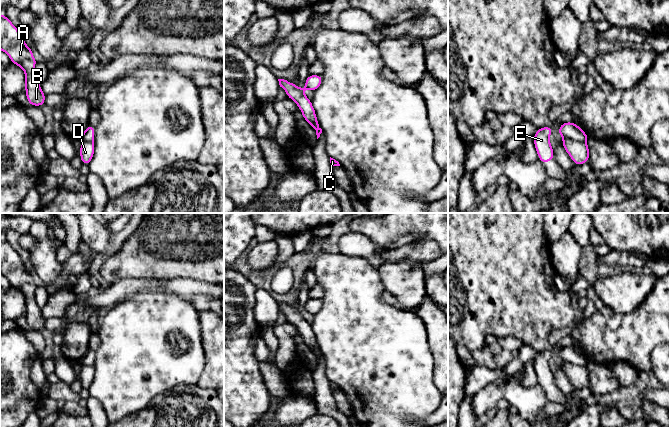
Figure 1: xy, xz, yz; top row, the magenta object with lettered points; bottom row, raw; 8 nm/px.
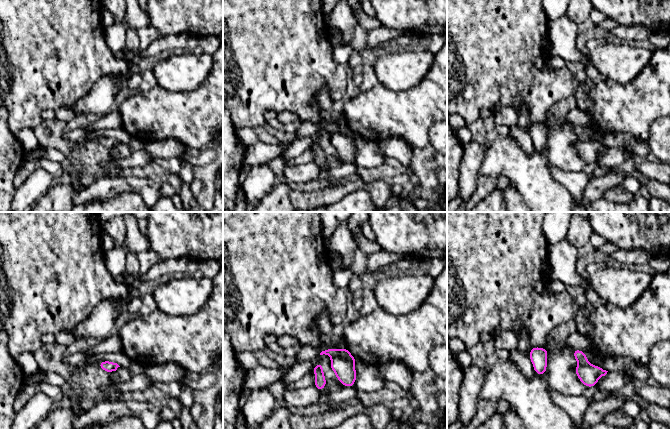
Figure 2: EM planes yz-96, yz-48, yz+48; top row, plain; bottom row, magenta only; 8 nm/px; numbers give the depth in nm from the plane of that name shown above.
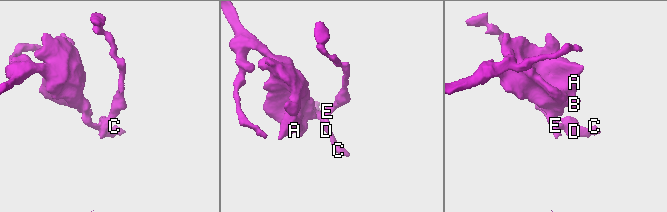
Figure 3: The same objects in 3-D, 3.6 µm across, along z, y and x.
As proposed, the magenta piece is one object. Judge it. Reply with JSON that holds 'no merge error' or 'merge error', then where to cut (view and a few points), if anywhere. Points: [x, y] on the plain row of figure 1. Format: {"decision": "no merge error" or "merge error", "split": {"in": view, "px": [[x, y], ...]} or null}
{"decision": "merge error", "split": {"in": "yz", "px": [[564, 360], [585, 367]]}}

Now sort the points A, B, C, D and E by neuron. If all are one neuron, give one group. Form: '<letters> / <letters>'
A B C D / E

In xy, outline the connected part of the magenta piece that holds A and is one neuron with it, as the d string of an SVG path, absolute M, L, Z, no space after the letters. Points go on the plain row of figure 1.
M3 237L0 238L0 274L9 280L13 288L24 294L28 328L39 331L45 328L46 319L35 301L37 284L31 272L26 269L20 255Z

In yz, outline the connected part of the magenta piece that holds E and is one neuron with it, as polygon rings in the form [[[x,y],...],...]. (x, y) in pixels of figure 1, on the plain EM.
[[[551,350],[538,352],[532,362],[538,378],[538,383],[541,384],[544,389],[550,384],[554,384],[553,372],[549,365],[552,354]]]

